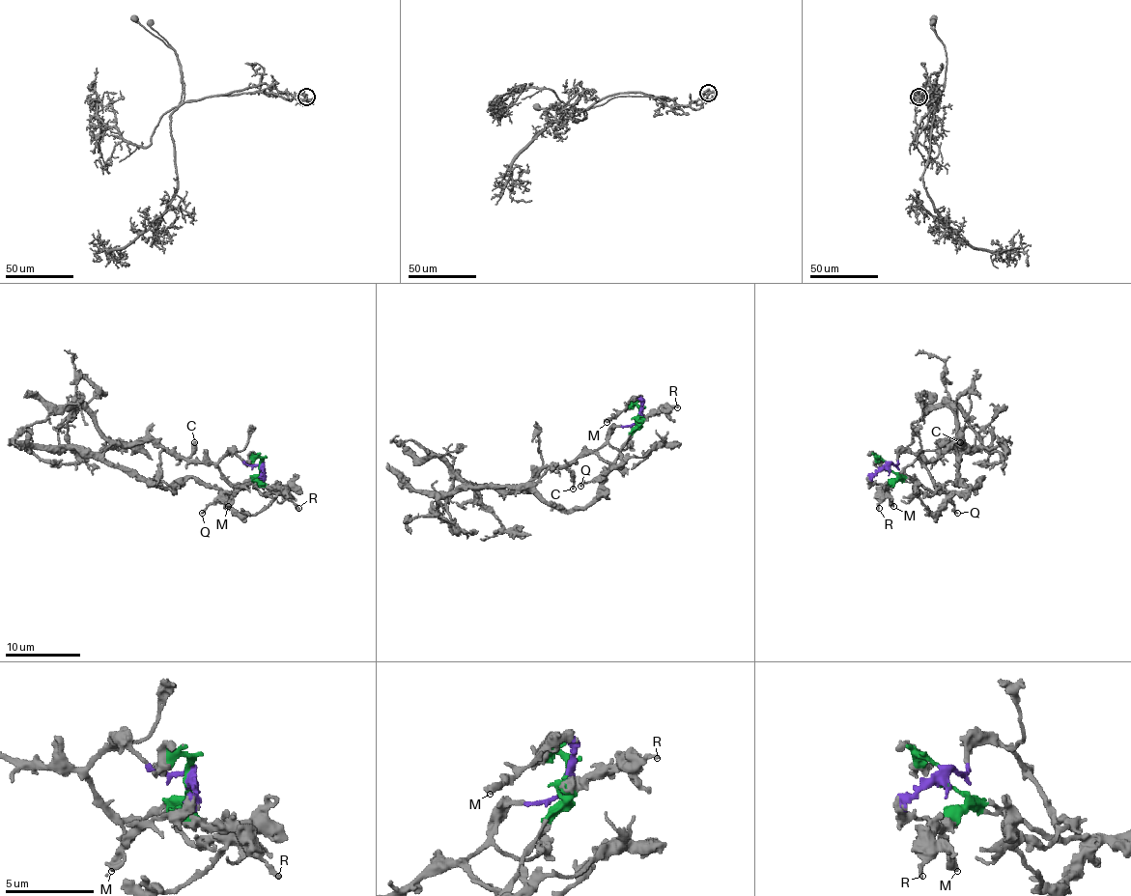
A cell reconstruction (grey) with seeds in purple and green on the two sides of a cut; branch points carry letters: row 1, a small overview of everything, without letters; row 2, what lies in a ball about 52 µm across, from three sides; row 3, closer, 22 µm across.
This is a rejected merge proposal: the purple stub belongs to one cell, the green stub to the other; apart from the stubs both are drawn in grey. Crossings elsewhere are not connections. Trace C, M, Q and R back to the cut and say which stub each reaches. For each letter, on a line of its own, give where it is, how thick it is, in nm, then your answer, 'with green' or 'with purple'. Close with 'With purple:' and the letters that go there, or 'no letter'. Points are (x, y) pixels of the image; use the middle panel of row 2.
C: at (573, 489); 180 nm thick; with purple
M: at (607, 422); 360 nm thick; with purple
Q: at (580, 486); 240 nm thick; with green
R: at (677, 407); 240 nm thick; with green
With purple: C, M

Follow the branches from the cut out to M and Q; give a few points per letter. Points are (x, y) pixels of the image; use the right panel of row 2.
M: (889, 467), (871, 481), (883, 488), (894, 507)
Q: (889, 467), (933, 491), (943, 491), (958, 513)

